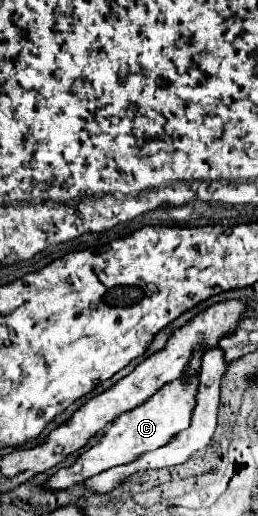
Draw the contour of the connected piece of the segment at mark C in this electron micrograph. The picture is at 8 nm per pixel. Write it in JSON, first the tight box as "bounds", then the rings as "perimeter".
{"bounds":[47,372,199,490],"perimeter":[[[199,372],[193,374],[193,376],[181,376],[175,382],[169,382],[167,386],[163,386],[163,390],[153,394],[147,402],[143,402],[141,406],[121,414],[107,428],[107,432],[103,434],[99,444],[85,450],[75,460],[75,464],[71,464],[69,468],[61,468],[59,472],[55,472],[55,476],[49,478],[47,486],[53,488],[53,490],[69,488],[77,482],[83,482],[83,480],[87,480],[95,474],[101,474],[101,472],[109,470],[113,466],[133,462],[135,458],[139,458],[141,454],[145,454],[149,450],[157,450],[157,448],[165,446],[175,434],[179,434],[181,430],[185,430],[191,424],[191,414],[193,414],[197,390],[199,390]]]}

